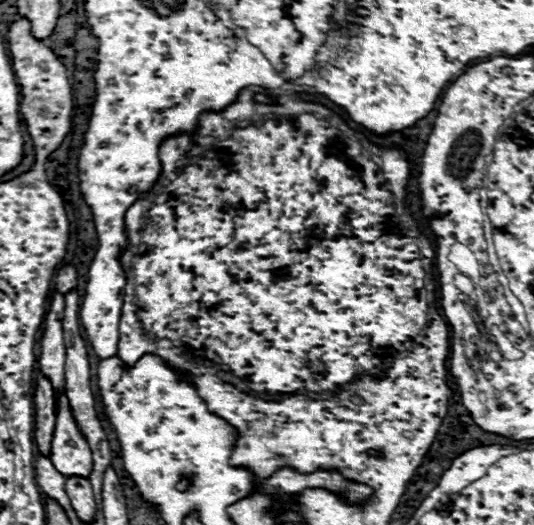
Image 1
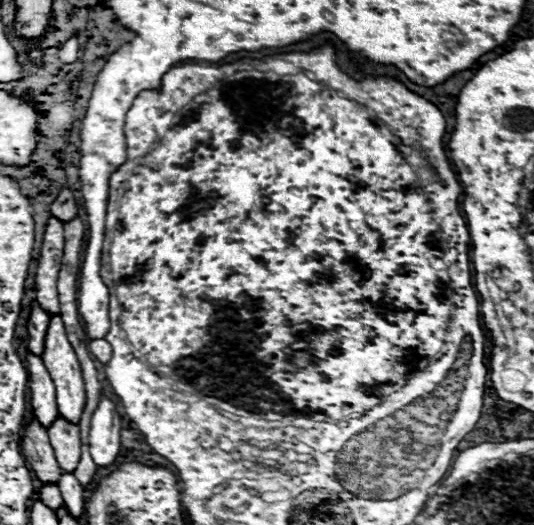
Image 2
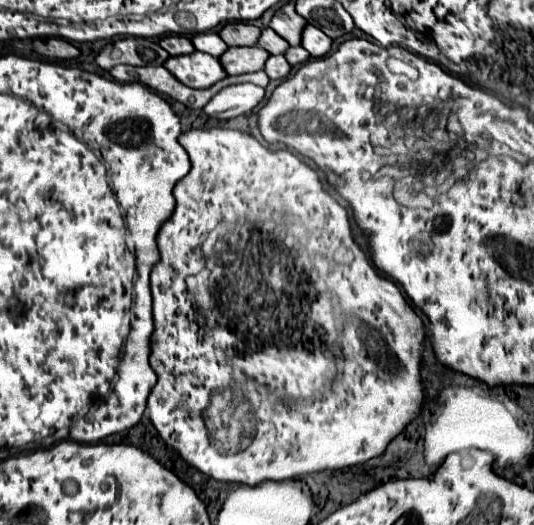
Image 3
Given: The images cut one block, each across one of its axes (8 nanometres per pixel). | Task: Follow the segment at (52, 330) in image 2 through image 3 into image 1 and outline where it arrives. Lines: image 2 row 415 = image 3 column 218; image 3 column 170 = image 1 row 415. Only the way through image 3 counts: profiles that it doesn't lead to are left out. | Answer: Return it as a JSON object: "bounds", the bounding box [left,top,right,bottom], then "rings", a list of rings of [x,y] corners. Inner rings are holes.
{"bounds":[50,392,92,476],"rings":[[[66,392],[58,396],[58,416],[52,438],[50,458],[58,472],[64,476],[90,476],[92,470],[92,450],[72,416]]]}

